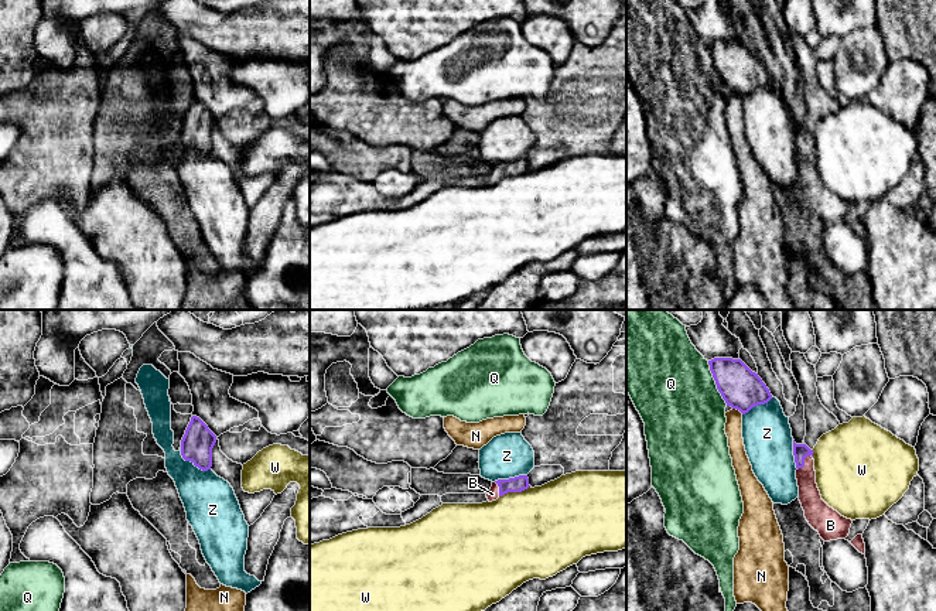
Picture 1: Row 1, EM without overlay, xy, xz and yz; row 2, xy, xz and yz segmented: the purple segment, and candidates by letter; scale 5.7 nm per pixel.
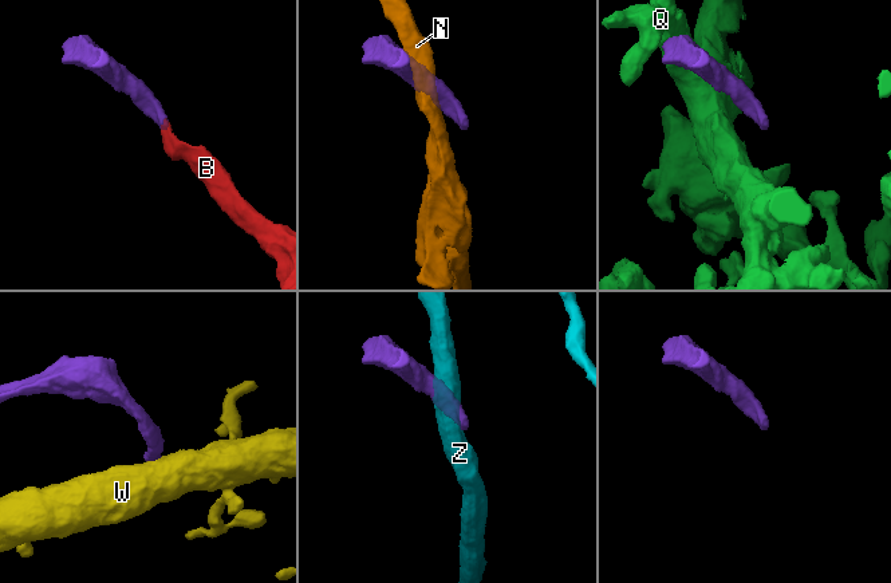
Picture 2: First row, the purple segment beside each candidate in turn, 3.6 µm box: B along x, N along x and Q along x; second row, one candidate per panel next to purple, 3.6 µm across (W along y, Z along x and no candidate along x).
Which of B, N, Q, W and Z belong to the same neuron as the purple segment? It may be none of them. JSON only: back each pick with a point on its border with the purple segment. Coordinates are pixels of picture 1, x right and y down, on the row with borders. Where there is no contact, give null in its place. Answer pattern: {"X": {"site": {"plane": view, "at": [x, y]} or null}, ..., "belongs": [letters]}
{"B": {"site": {"plane": "yz", "at": [803, 463]}}, "belongs": ["B"]}

